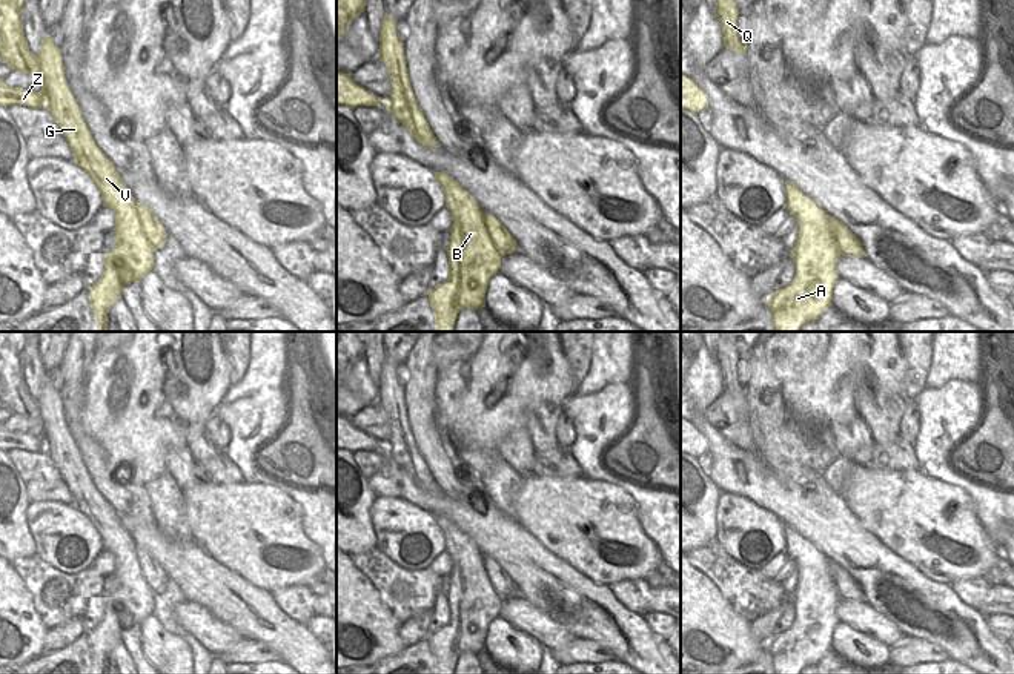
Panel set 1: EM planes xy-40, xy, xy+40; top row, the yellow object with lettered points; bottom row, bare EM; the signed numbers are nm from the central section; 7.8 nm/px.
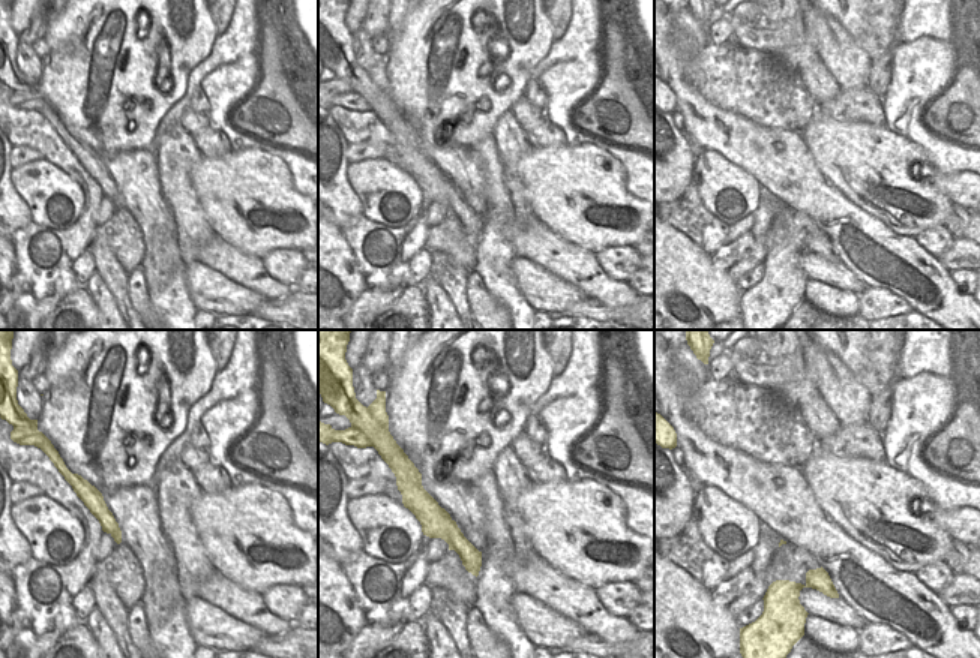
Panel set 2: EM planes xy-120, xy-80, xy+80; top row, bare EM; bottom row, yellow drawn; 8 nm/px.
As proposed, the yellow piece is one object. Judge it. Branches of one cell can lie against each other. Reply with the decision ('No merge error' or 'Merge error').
Merge error

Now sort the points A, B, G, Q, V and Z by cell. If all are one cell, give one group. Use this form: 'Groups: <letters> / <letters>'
Groups: A B G Q V / Z

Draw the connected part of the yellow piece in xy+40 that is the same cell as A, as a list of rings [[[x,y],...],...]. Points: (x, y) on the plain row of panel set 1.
[[[785,525],[785,553],[797,565],[796,588],[791,602],[796,610],[793,625],[773,636],[767,649],[773,657],[774,674],[799,674],[830,651],[839,590],[830,574],[830,560],[791,525]]]

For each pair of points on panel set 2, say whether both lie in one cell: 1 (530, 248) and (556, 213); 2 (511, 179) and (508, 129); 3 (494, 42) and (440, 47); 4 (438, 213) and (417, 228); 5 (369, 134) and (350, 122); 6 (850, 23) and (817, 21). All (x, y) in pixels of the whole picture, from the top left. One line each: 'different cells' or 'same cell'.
1: different cells
2: same cell
3: same cell
4: different cells
5: same cell
6: different cells

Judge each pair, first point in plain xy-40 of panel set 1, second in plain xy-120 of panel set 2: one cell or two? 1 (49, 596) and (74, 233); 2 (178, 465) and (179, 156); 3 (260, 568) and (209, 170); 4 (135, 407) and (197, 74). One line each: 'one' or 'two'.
1: one
2: one
3: one
4: two

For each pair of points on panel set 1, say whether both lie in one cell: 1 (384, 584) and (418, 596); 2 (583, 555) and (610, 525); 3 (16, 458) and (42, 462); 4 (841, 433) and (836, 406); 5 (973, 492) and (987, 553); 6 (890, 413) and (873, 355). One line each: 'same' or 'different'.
1: same
2: same
3: same
4: different
5: different
6: different

